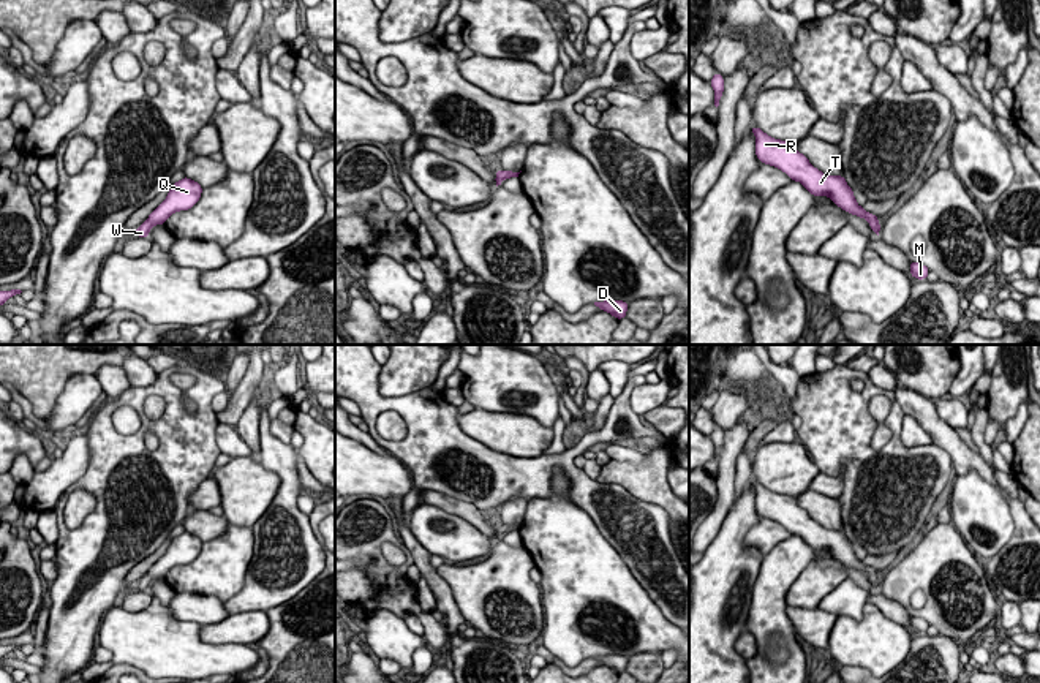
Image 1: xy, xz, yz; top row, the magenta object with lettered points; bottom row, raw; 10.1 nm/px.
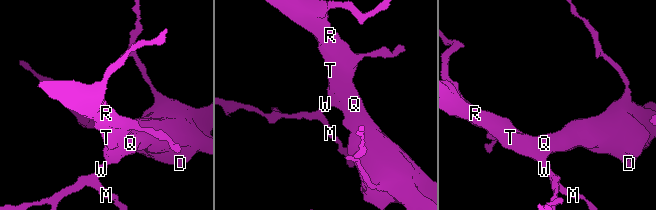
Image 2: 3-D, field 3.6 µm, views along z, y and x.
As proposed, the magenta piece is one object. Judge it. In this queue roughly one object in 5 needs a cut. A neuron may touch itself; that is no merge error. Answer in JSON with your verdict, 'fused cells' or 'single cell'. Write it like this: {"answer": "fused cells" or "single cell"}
{"answer": "single cell"}

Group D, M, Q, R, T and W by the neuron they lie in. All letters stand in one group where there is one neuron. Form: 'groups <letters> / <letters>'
groups D M Q R T W

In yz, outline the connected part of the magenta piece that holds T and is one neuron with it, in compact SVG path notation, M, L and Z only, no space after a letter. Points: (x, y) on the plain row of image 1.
M752 481L751 485L756 489L756 509L760 517L781 523L792 534L800 536L812 550L828 550L842 564L865 572L871 585L879 590L879 572L857 558L853 544L842 530L825 530L797 504L793 496L774 493L757 481Z

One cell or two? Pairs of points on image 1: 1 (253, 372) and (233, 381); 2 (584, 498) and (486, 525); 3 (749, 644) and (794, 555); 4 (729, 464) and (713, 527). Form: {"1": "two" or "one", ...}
{"1": "two", "2": "two", "3": "two", "4": "one"}

